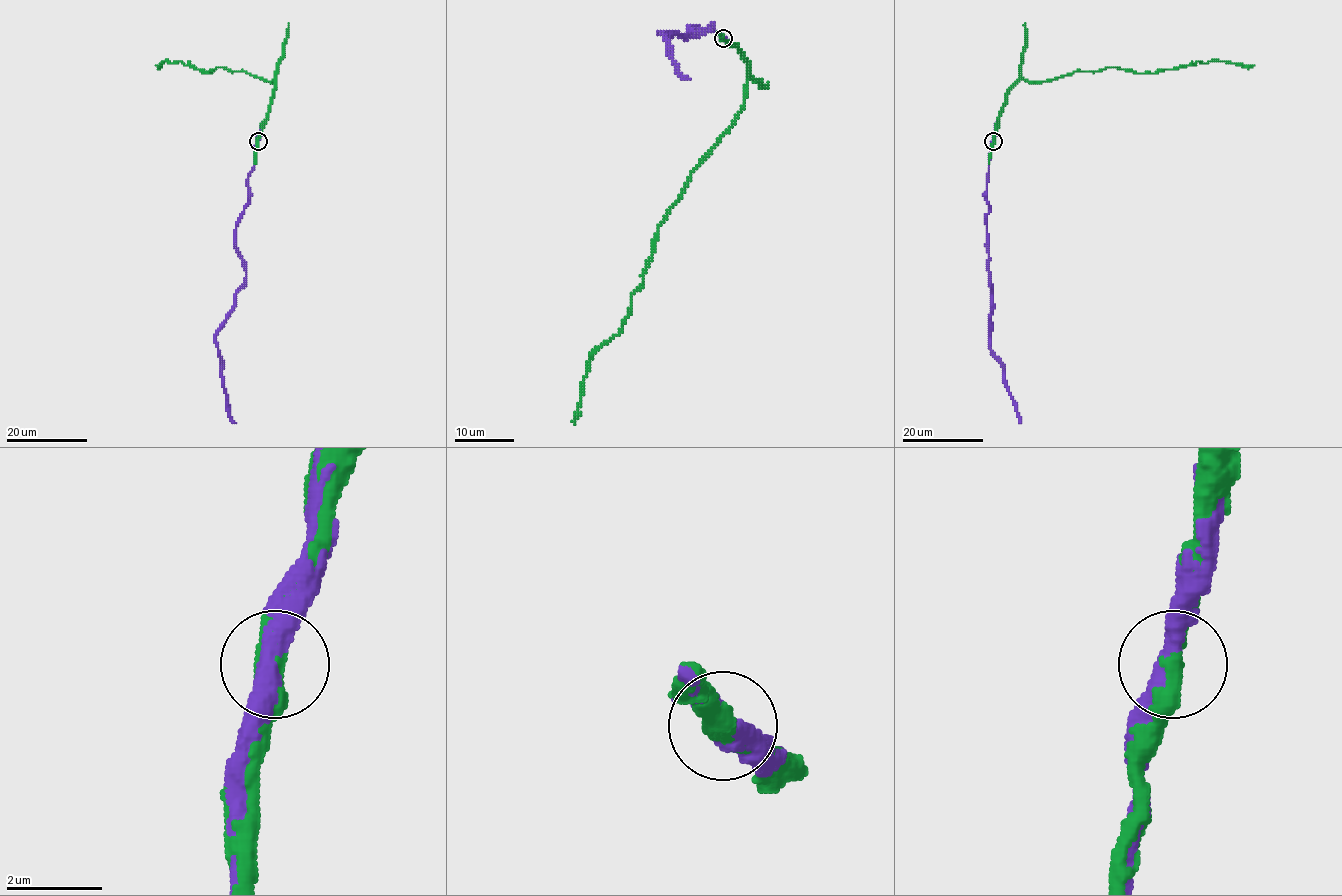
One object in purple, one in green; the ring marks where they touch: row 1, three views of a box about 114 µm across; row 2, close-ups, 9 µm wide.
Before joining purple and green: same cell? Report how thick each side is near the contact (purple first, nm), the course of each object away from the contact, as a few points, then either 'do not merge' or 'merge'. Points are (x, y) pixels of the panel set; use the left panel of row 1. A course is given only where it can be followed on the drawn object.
calibres 400 and 360 nm; course purple (257, 141), (247, 181), (248, 204), (235, 231), (245, 285), (218, 331), (216, 346), (228, 414), (235, 423); course green (257, 141), (275, 79), (265, 81), (225, 67), (208, 74), (167, 59), (158, 64); merge

